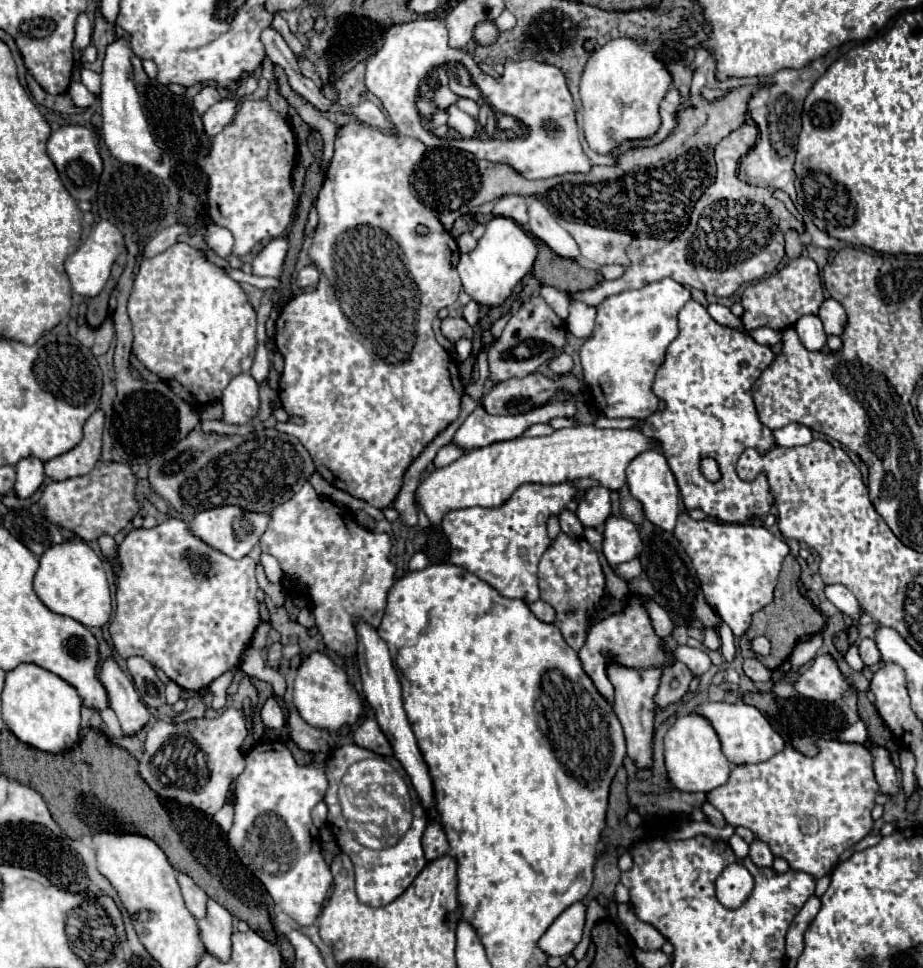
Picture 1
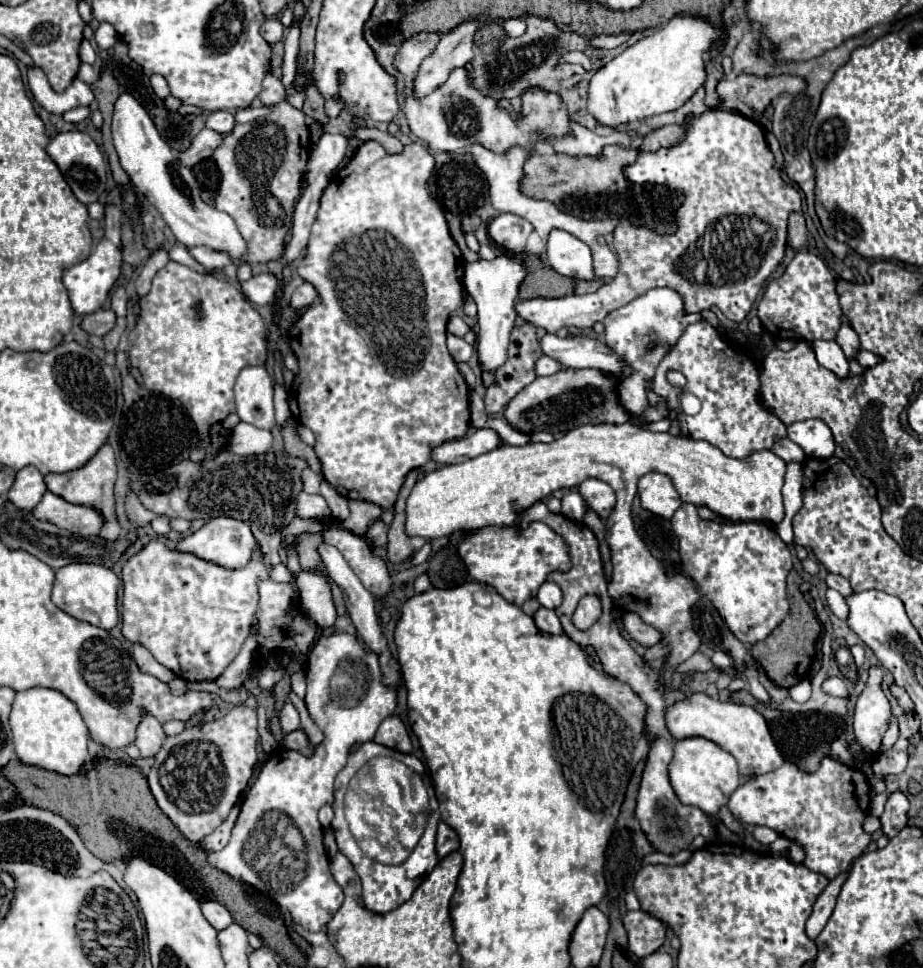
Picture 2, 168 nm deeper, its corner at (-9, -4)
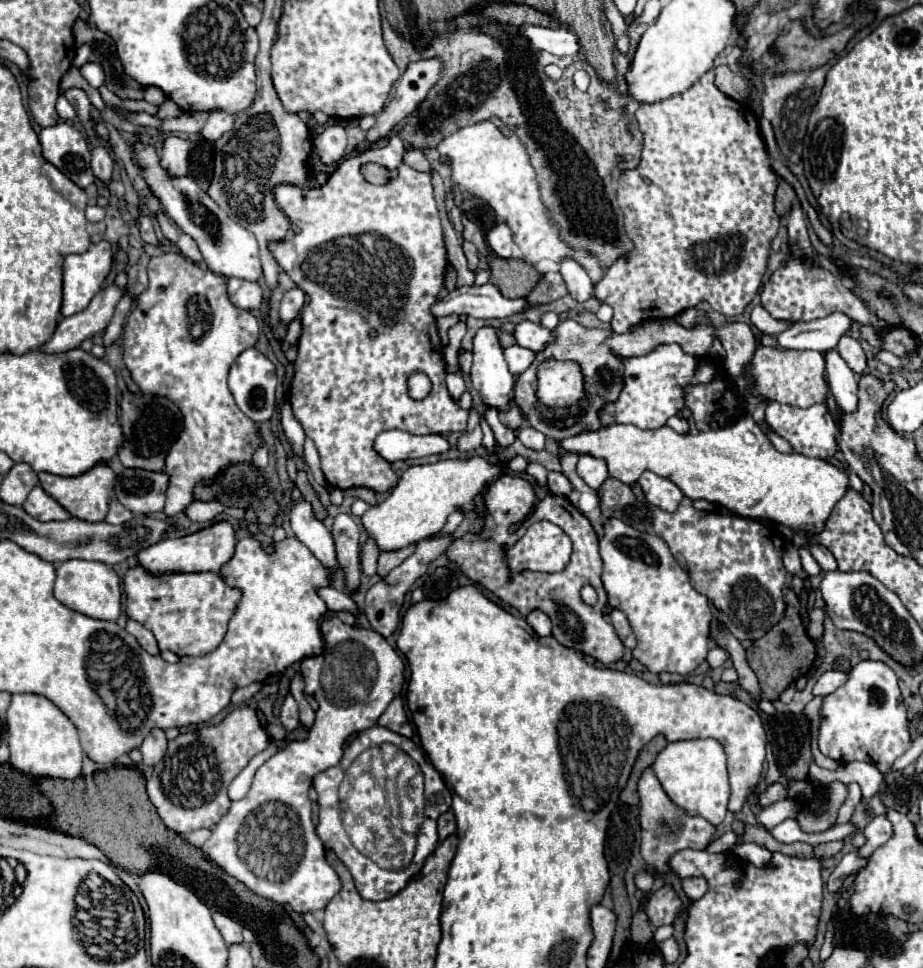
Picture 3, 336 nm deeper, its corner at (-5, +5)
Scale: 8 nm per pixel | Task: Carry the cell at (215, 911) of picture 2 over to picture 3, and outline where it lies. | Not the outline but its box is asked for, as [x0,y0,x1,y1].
[213,912,241,944]

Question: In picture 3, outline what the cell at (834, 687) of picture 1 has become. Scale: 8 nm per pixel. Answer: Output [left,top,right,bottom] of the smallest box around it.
[813,670,849,696]

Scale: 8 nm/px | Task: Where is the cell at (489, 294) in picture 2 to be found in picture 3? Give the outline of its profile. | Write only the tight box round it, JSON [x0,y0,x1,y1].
[471,324,515,408]

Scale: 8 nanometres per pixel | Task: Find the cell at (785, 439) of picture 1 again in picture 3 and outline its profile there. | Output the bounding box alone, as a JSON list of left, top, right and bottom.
[765,402,837,458]

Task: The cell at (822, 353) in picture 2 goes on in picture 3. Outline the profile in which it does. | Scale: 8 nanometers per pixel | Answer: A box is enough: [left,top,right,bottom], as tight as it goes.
[827,350,857,412]

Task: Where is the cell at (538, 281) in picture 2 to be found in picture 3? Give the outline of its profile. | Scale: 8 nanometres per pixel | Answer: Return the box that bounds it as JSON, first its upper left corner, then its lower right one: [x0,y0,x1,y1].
[489,254,541,298]

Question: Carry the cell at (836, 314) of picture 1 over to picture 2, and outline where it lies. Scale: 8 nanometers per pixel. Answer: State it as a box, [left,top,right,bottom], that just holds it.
[835,323,859,361]

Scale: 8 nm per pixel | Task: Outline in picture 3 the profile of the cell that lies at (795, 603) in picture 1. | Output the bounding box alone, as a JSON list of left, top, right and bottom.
[747,596,815,700]

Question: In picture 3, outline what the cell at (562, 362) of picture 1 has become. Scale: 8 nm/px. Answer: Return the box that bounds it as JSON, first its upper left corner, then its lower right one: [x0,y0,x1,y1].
[505,344,535,374]

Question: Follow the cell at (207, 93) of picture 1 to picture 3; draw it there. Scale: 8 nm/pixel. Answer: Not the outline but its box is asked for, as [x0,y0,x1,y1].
[201,112,233,140]

